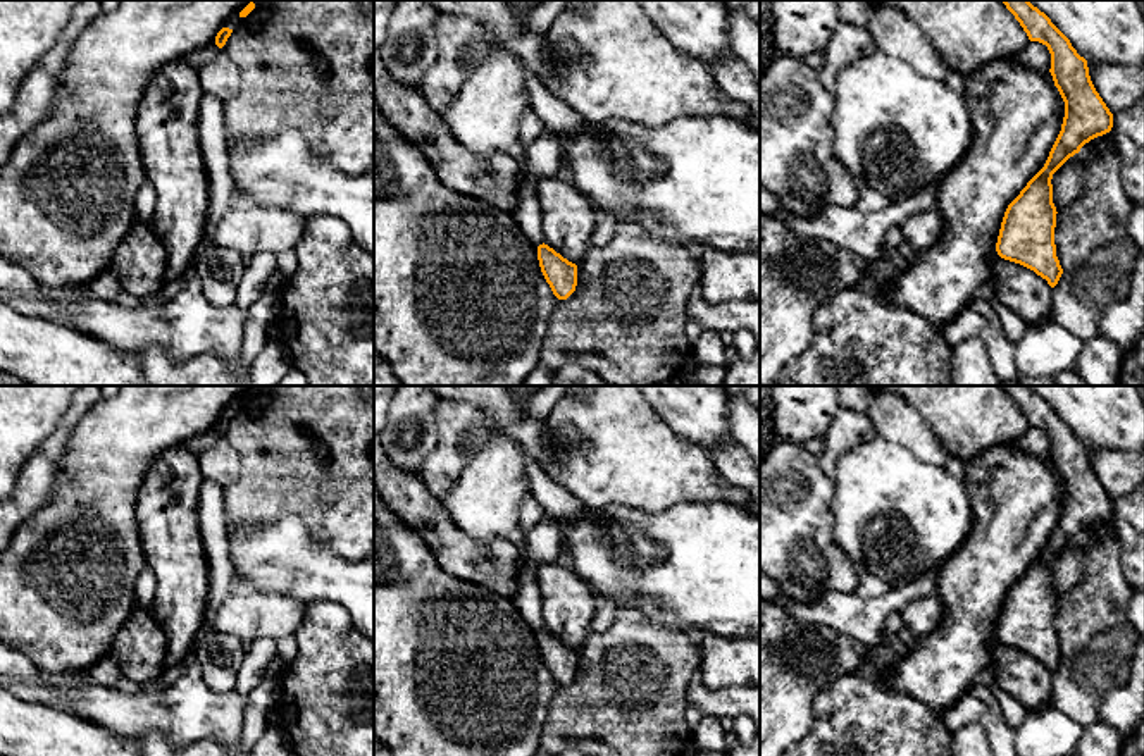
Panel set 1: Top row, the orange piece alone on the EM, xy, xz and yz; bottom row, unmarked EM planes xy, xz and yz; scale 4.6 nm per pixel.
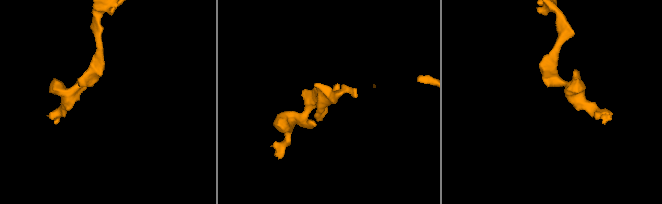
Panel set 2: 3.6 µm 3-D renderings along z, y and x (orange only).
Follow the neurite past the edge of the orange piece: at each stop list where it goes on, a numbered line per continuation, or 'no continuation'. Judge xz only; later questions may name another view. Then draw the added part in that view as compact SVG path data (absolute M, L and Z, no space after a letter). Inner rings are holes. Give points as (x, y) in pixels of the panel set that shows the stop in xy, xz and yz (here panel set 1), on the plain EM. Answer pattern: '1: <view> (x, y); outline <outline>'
no continuation

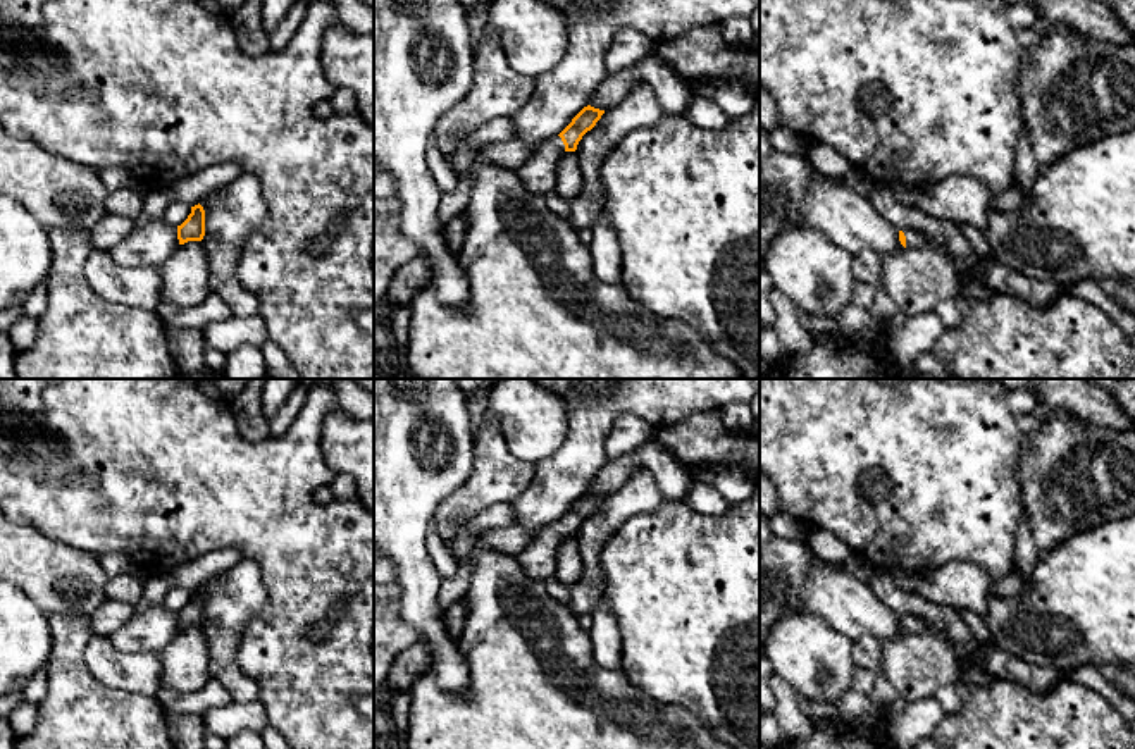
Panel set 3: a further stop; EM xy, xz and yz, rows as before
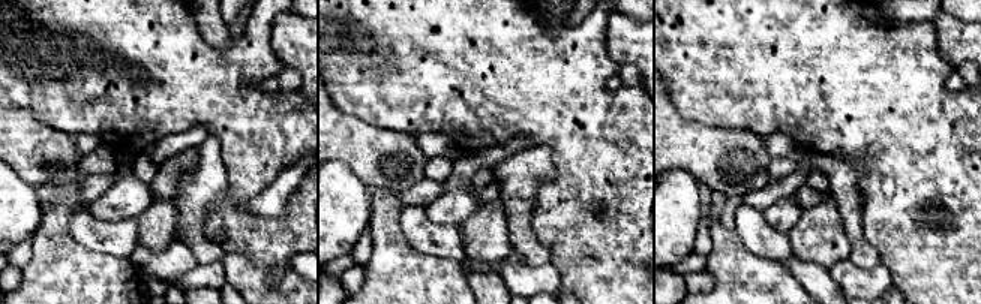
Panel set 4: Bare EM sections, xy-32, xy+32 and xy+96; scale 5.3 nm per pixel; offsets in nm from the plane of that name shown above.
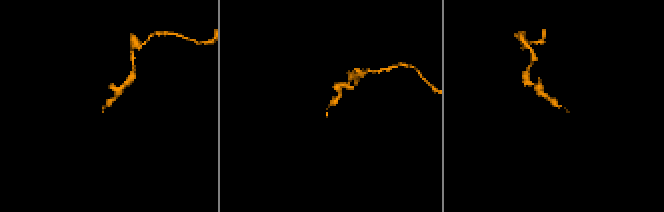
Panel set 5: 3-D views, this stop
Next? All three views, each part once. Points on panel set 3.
1: xz (538, 560); outline M555 522L536 532L530 544L517 554L522 570L537 582L555 577L556 549L565 537L560 522Z

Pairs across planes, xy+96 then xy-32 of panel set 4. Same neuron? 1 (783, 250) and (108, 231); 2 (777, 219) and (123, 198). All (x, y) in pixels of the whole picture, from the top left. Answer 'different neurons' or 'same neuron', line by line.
1: same neuron
2: same neuron

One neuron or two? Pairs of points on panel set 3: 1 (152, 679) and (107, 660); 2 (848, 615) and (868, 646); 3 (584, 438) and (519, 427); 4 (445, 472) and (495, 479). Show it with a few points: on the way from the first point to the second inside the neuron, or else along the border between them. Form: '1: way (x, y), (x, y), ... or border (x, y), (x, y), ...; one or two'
1: way (142, 675), (117, 670); one
2: border (879, 639), (860, 637), (853, 643); two
3: border (558, 396), (567, 436), (536, 462); two
4: border (476, 436), (472, 474), (440, 503); two

